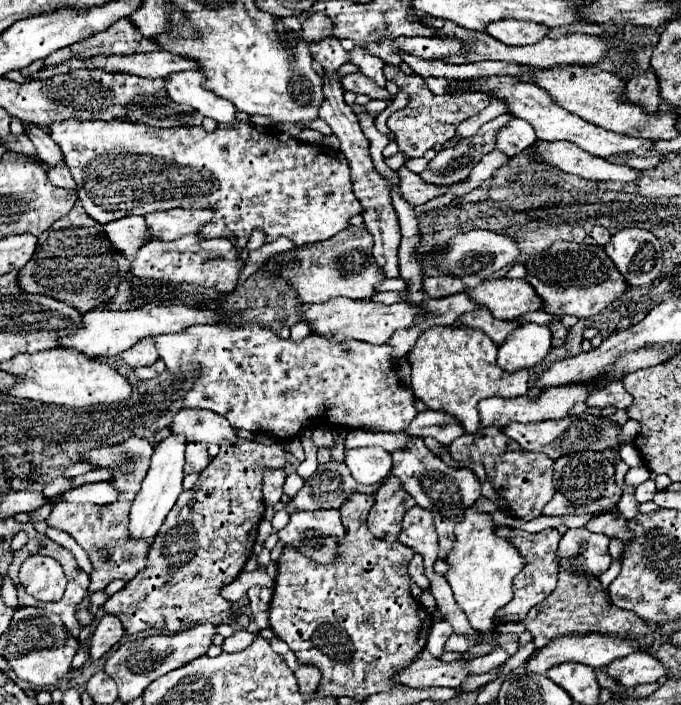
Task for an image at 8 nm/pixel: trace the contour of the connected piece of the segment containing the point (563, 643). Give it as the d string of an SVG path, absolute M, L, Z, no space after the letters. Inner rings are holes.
M594 632L586 634L586 636L564 636L562 640L550 640L550 644L540 648L538 654L524 664L524 668L528 672L536 672L536 674L542 674L542 672L546 672L558 664L564 664L564 662L580 662L580 664L588 664L588 666L596 668L596 666L610 664L616 658L628 656L634 650L638 650L638 640L630 640L630 638L620 640L614 636L598 636Z

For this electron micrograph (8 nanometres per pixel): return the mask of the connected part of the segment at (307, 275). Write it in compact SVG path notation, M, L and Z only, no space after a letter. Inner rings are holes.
M364 224L350 226L330 240L306 244L292 248L290 252L270 256L260 266L260 270L264 274L282 276L282 280L286 280L296 290L300 302L322 302L336 296L370 300L376 294L374 284L384 280L382 270L376 268L376 260L372 256L372 234Z

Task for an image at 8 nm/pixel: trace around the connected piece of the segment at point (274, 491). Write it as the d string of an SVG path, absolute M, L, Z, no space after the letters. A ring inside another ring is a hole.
M282 470L266 472L266 478L264 478L264 502L266 504L274 506L282 498L284 480L286 480L286 472L282 472Z

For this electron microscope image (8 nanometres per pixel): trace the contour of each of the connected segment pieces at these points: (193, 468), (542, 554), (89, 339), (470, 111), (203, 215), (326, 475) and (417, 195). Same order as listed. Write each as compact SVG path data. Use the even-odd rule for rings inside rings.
M186 450L186 474L200 474L210 464L210 456L206 450Z
M514 530L508 540L520 552L525 560L524 568L514 578L514 598L510 604L506 604L502 610L498 610L498 622L522 622L532 606L542 602L554 588L556 588L556 576L558 576L558 560L556 560L556 548L560 542L558 530L544 530L538 534L528 534L524 530Z
M162 306L162 308L152 308L152 310L126 310L126 312L102 312L102 310L92 310L86 312L82 316L82 326L66 336L62 336L58 340L58 344L62 348L70 348L70 350L78 350L88 358L108 358L108 356L116 356L128 348L132 348L136 342L140 342L142 338L154 338L158 334L174 334L174 332L182 332L188 326L194 324L216 324L218 320L222 320L222 316L218 316L214 310L200 310L200 308L186 308L186 306Z
M384 66L384 76L392 82L396 82L396 86L404 92L410 94L410 102L404 110L392 114L388 118L388 128L390 132L396 136L396 142L400 146L400 152L404 152L406 156L422 156L426 150L430 150L436 142L448 142L454 138L454 132L458 128L460 122L464 122L466 118L482 112L488 104L490 104L490 96L482 94L482 92L462 92L462 94L432 94L426 88L426 82L412 74L404 74L398 66Z
M166 210L146 214L146 228L150 240L176 240L186 234L196 234L206 220L210 220L210 210Z
M326 462L318 464L318 470L304 482L300 492L292 498L290 504L284 504L288 512L294 510L320 510L320 508L340 508L344 496L350 492L374 494L376 486L362 486L346 468L344 462Z
M402 166L402 168L398 170L398 176L400 176L398 192L400 192L400 196L402 196L410 206L424 204L424 202L432 200L434 196L446 192L446 188L436 188L434 184L422 182L422 178L420 178L418 174L410 172L406 166Z

